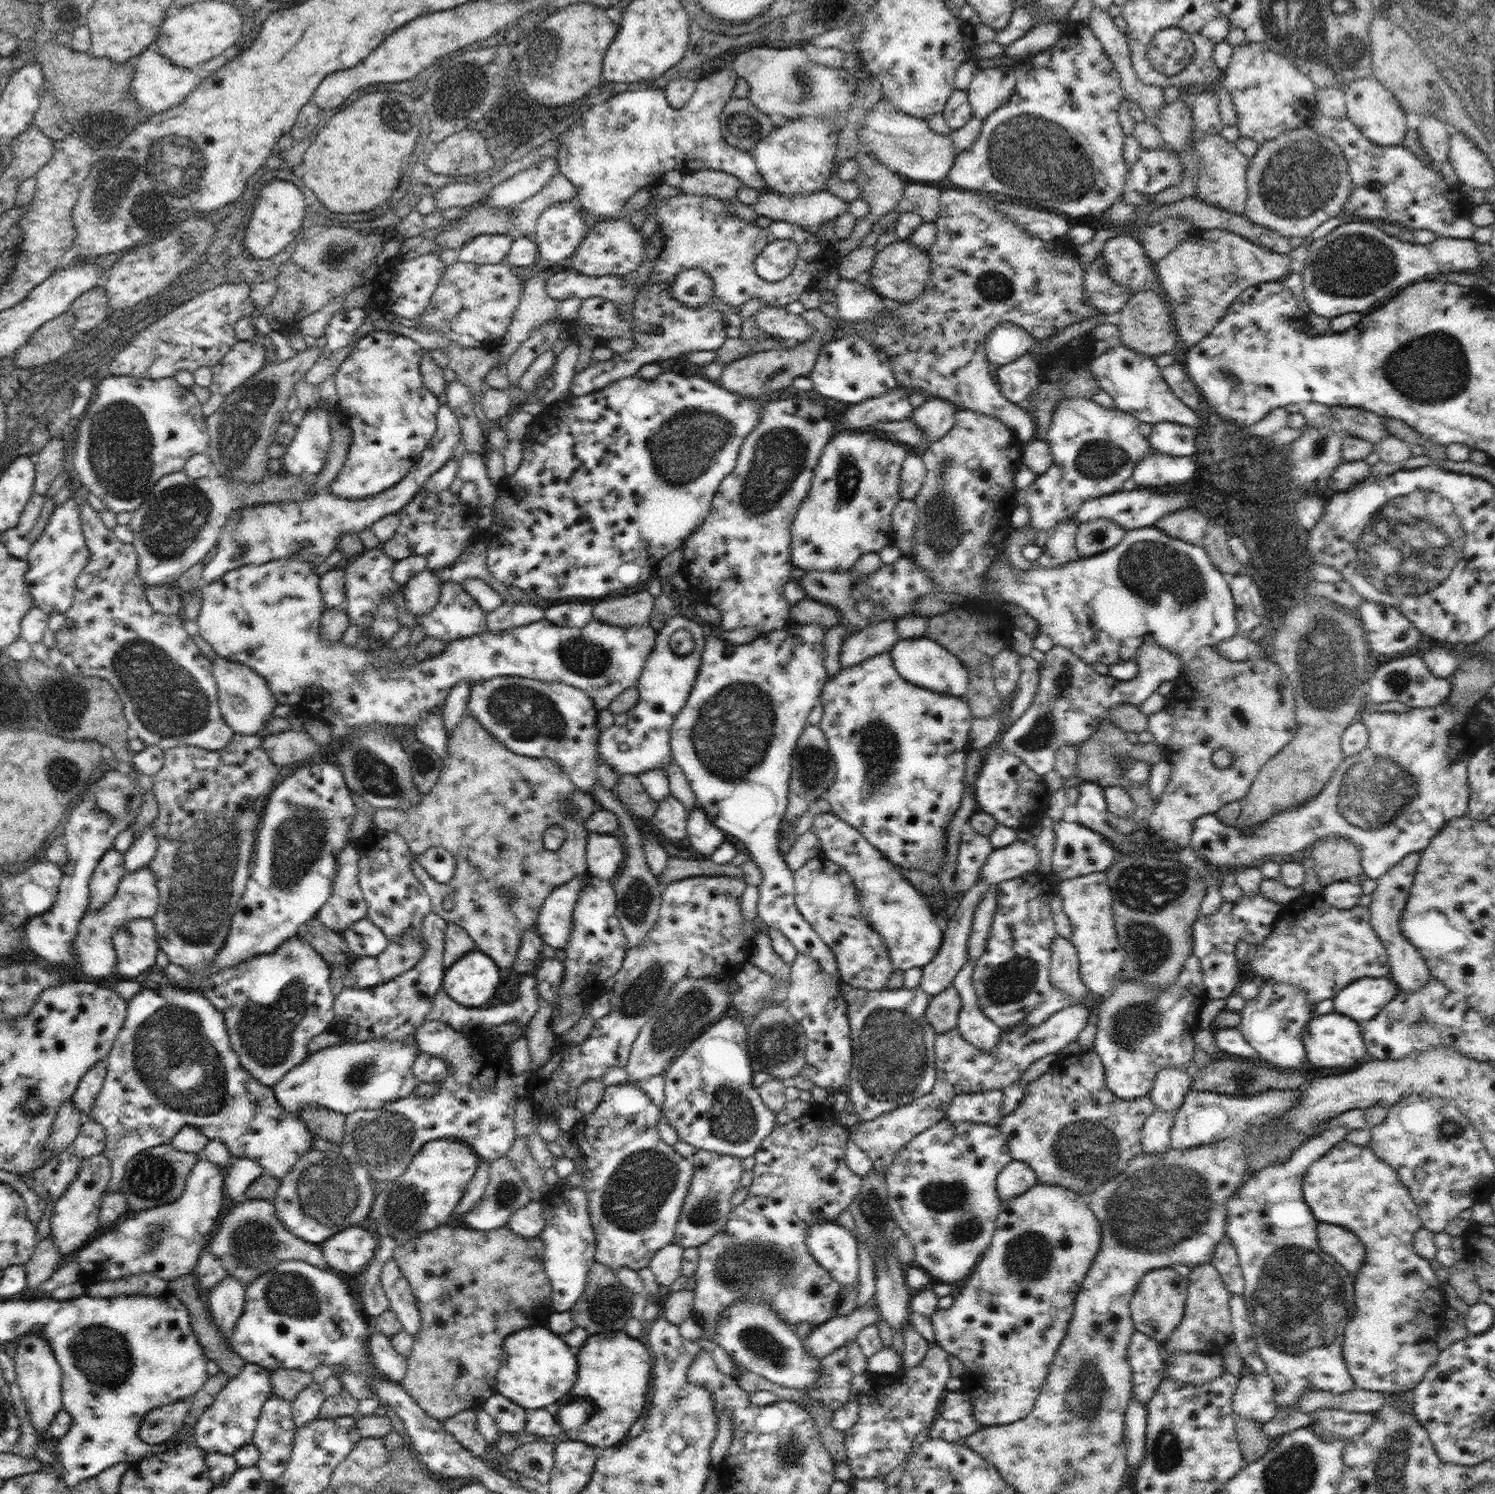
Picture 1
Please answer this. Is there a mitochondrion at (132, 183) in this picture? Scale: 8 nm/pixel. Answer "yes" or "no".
yes

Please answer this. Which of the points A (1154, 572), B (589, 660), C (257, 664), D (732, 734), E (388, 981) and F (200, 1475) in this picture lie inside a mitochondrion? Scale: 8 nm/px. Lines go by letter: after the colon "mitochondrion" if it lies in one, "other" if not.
A: mitochondrion
B: mitochondrion
C: other
D: mitochondrion
E: other
F: other

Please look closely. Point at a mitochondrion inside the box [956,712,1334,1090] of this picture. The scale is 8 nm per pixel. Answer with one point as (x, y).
(1146, 891)

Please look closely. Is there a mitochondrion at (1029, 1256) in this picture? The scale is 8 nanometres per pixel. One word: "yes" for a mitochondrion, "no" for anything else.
yes

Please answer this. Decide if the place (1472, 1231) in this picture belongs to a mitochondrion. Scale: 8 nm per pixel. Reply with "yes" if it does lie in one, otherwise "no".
no

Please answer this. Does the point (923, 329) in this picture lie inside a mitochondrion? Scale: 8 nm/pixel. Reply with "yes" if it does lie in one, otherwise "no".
no

